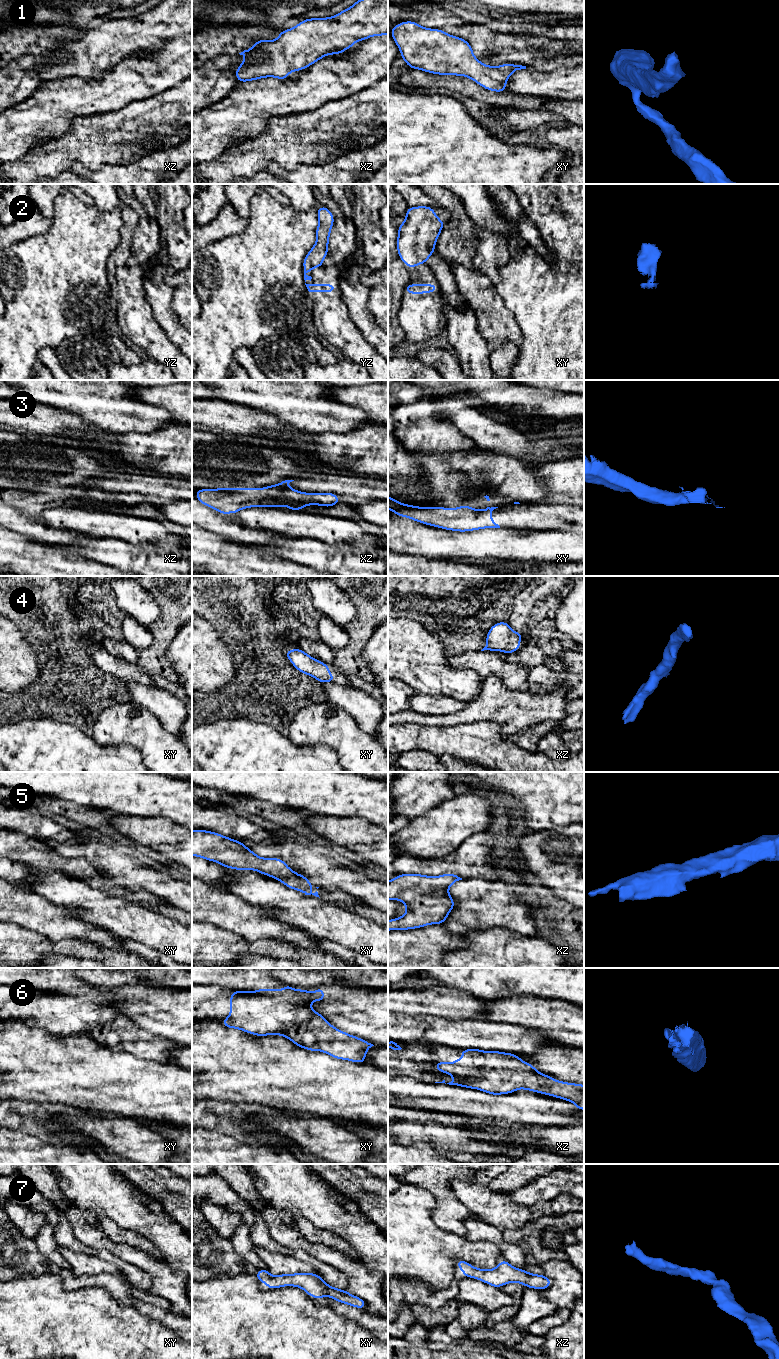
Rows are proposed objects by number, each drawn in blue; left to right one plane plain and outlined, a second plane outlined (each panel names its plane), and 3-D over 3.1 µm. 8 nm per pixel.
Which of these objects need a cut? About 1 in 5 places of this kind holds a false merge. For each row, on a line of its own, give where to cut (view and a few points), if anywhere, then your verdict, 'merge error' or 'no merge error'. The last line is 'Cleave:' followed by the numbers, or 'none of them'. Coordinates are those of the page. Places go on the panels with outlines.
1: no cut | no merge error
2: no cut | no merge error
3: no cut | no merge error
4: no cut | no merge error
5: no cut | no merge error
6: no cut | no merge error
7: no cut | no merge error
Cleave: none of them

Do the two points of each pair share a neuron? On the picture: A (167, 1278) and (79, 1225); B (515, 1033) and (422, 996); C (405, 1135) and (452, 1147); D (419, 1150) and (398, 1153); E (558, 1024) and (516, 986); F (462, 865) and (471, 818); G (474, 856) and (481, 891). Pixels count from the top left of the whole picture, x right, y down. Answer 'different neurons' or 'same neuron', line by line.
A: same neuron
B: different neurons
C: same neuron
D: same neuron
E: different neurons
F: different neurons
G: different neurons

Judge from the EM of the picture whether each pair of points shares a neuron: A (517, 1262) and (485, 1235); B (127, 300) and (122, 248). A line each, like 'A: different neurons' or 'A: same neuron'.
A: same neuron
B: same neuron

